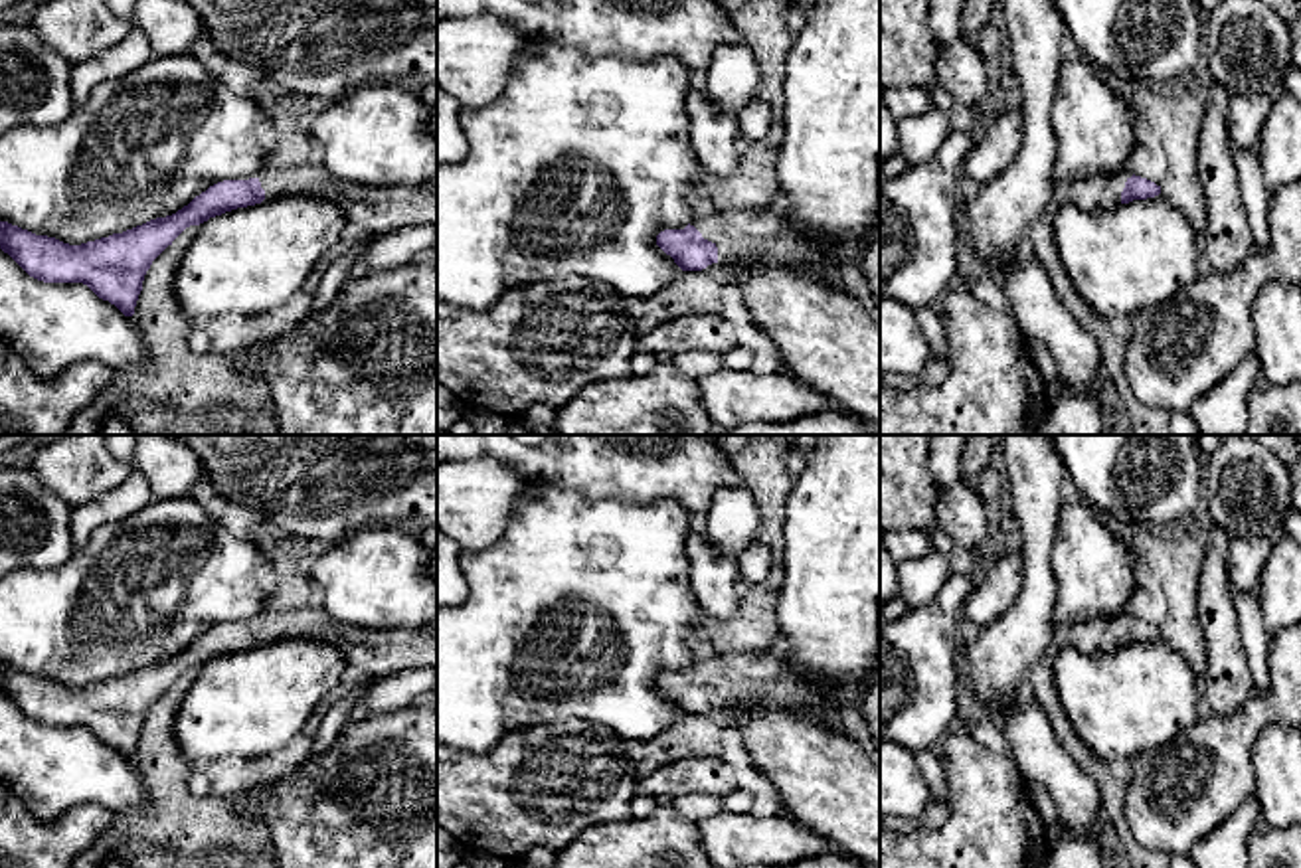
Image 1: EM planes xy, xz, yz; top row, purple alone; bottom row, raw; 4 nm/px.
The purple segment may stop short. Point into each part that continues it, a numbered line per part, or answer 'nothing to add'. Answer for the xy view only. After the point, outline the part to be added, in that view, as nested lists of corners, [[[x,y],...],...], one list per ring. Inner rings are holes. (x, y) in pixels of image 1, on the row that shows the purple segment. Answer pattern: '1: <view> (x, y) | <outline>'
1: xy (372, 212) | [[[267,164],[251,178],[261,182],[265,200],[312,196],[336,204],[348,227],[366,239],[382,237],[405,225],[437,225],[437,192],[429,186],[362,186],[334,178],[324,168],[306,164],[277,168]]]

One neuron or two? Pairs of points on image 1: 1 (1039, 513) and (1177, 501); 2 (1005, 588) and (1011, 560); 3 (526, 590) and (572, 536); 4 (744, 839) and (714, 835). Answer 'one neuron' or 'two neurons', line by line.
1: two neurons
2: one neuron
3: one neuron
4: one neuron

